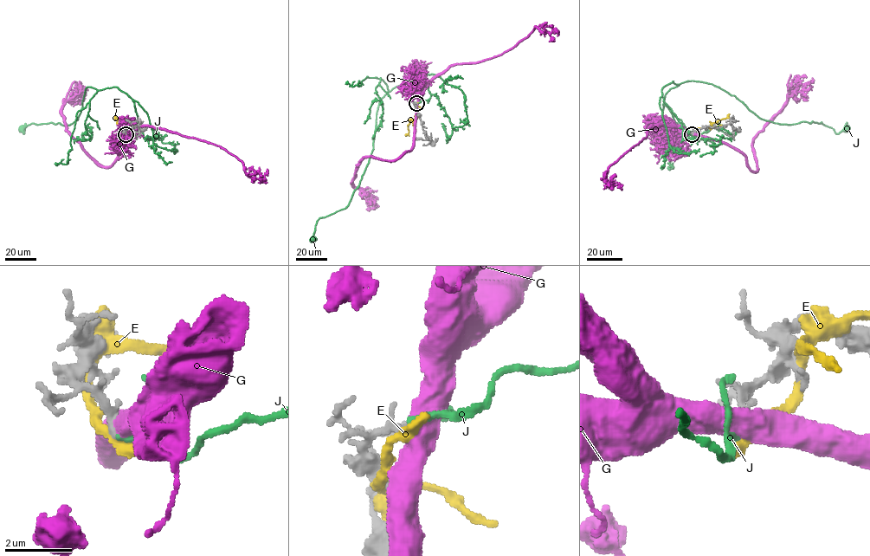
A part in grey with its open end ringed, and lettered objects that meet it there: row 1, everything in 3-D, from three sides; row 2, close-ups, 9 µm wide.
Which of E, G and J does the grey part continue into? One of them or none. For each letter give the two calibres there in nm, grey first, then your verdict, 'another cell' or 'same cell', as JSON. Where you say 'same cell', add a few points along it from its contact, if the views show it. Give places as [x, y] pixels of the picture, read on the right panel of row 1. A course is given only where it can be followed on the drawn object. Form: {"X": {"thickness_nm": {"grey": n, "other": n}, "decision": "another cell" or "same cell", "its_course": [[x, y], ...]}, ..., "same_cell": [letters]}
{"E": {"thickness_nm": {"grey": 240, "other": 400}, "decision": "another cell"}, "G": {"thickness_nm": {"grey": 260, "other": 650}, "decision": "another cell"}, "J": {"thickness_nm": {"grey": 220, "other": 190}, "decision": "same cell", "its_course": [[692, 134], [665, 102], [661, 89], [673, 80], [718, 87], [774, 123], [821, 122], [837, 133], [846, 127]]}, "same_cell": ["J"]}

